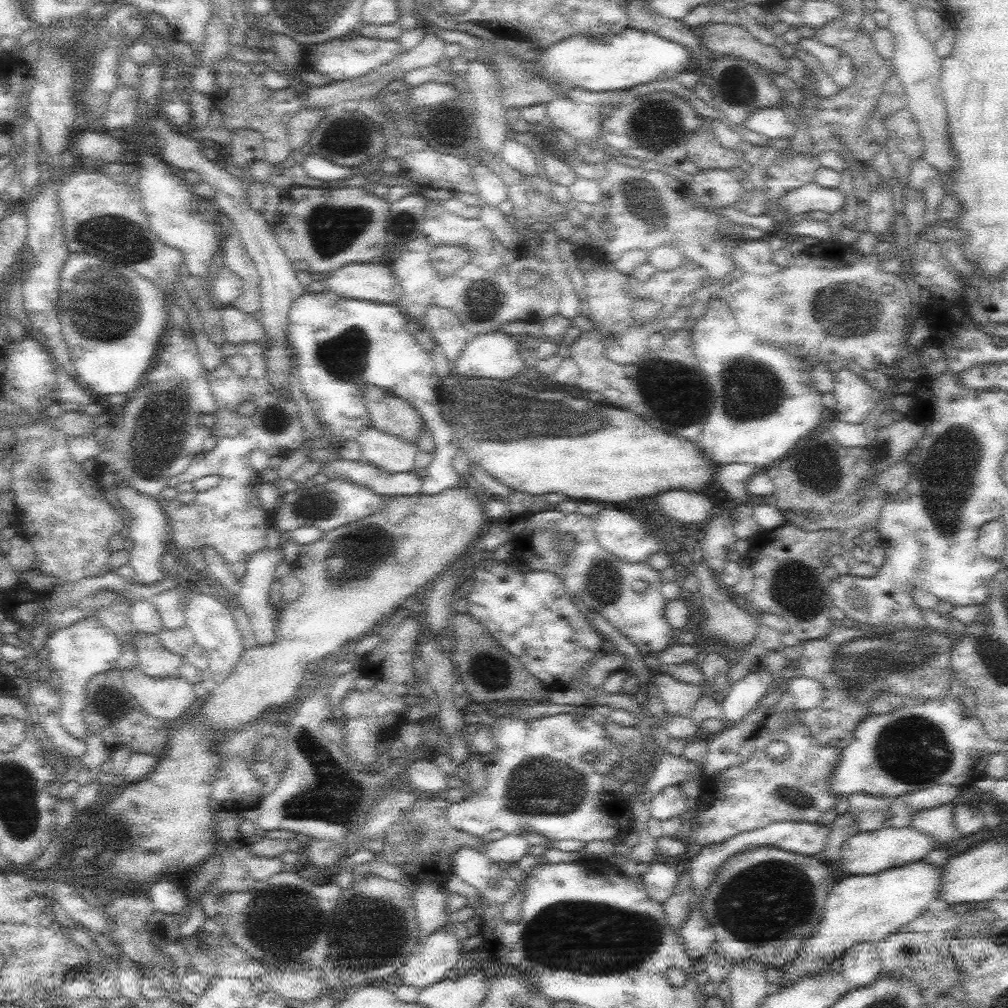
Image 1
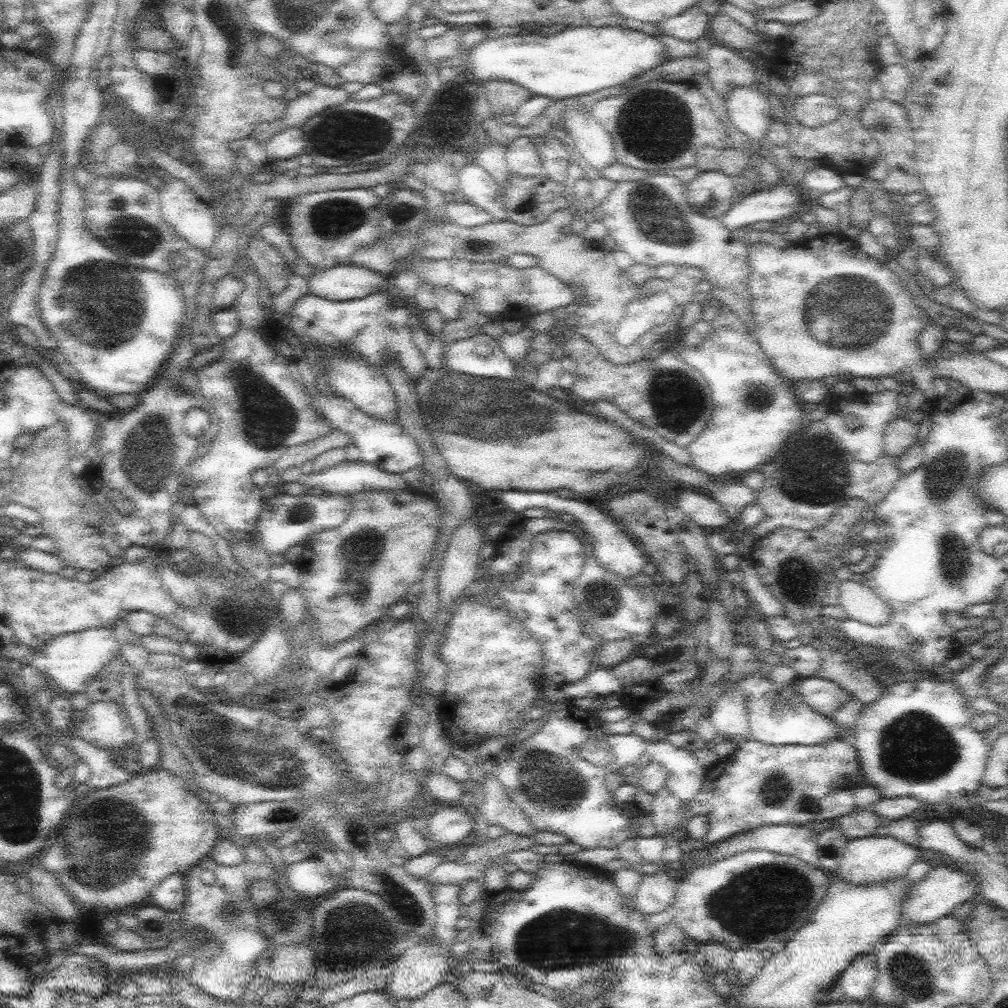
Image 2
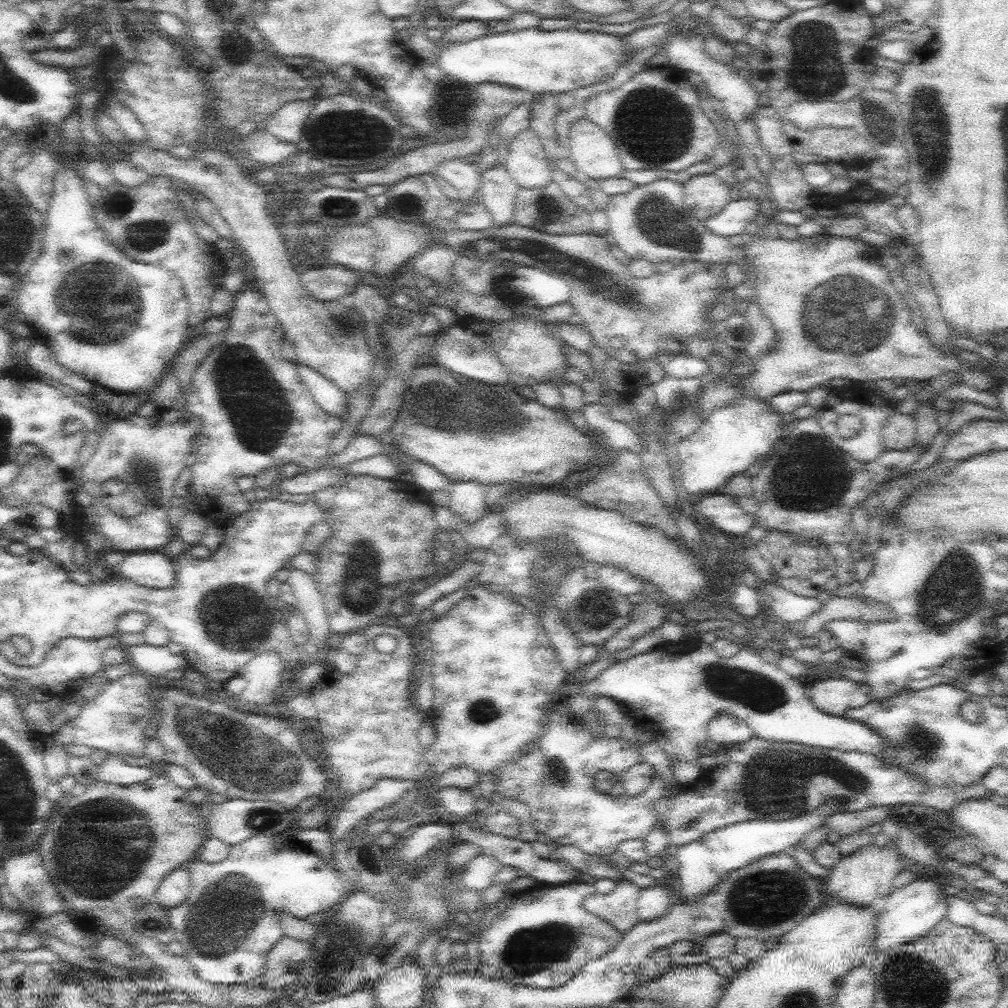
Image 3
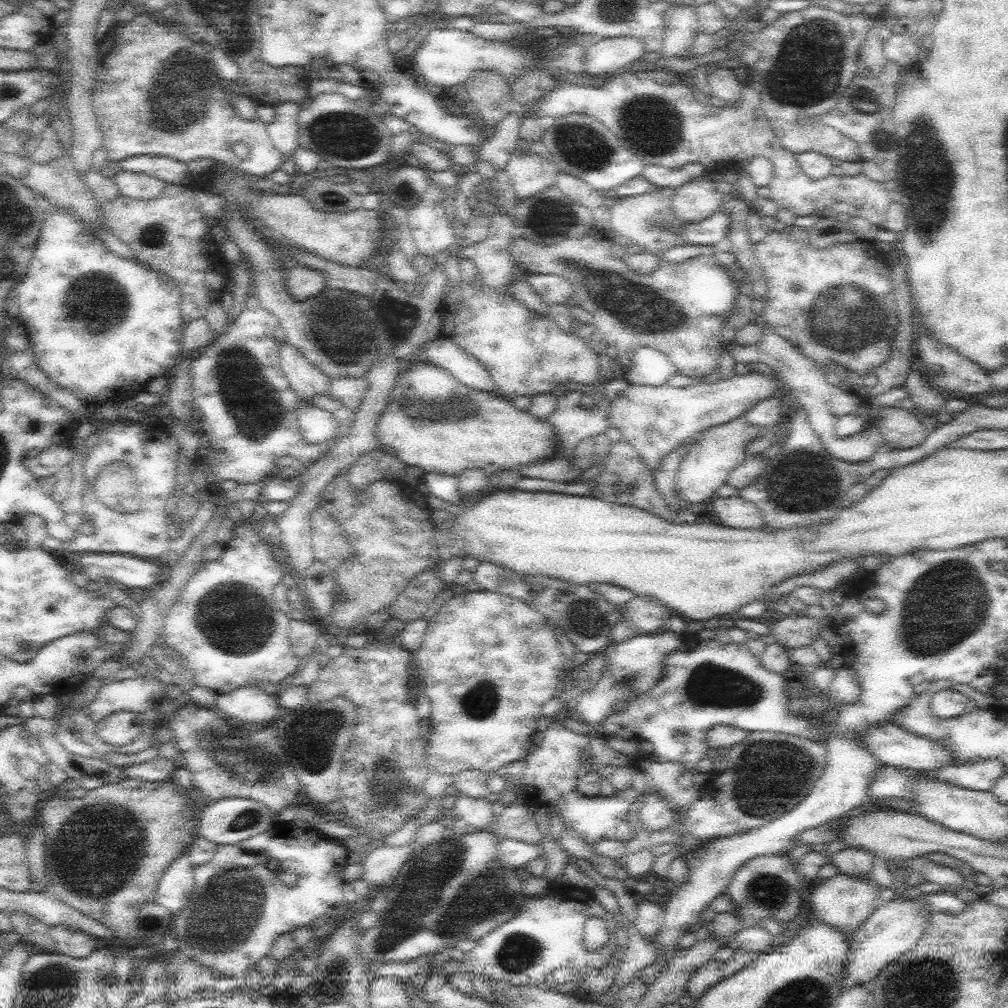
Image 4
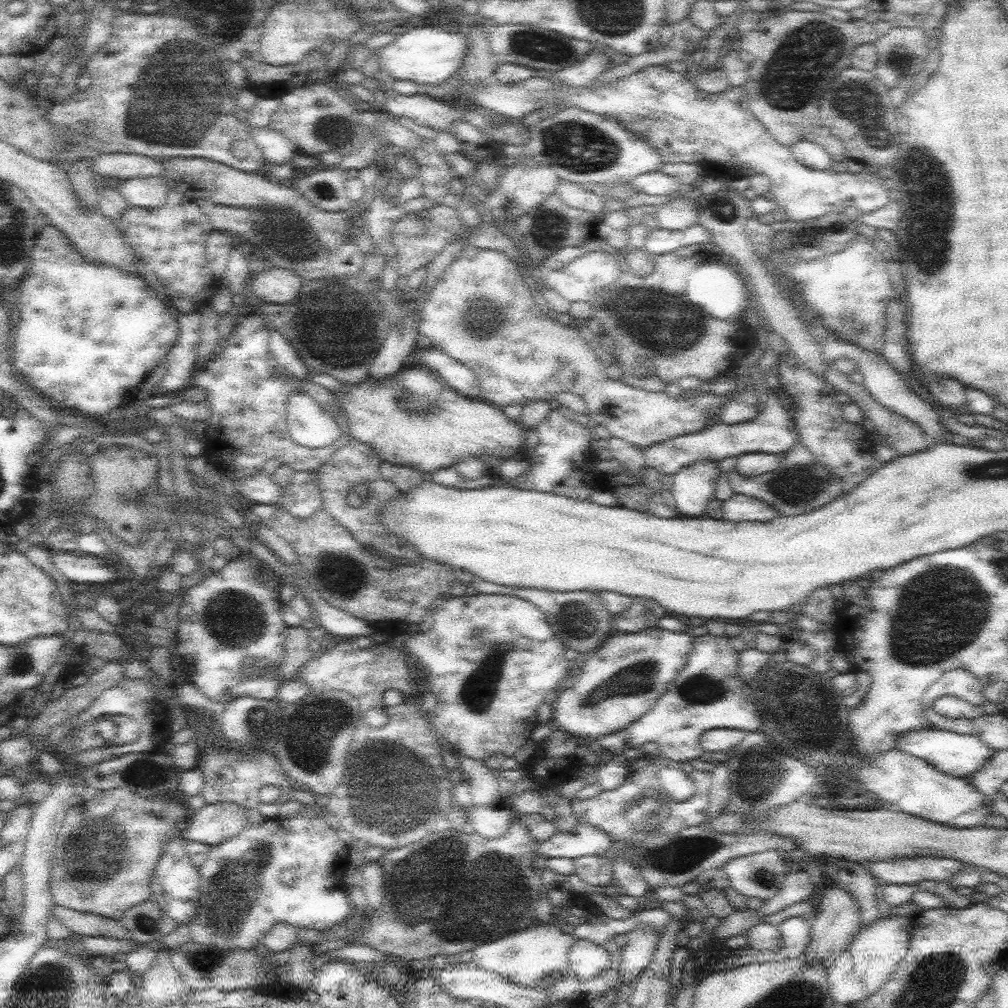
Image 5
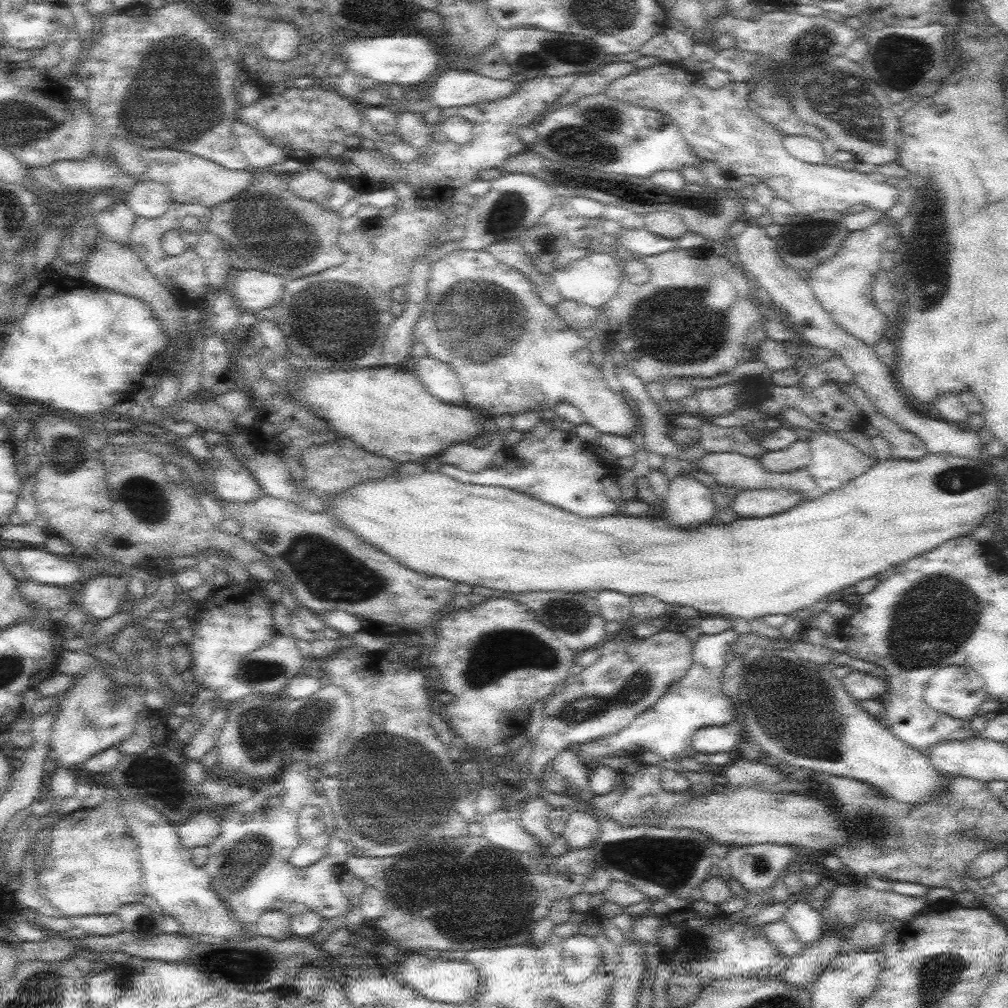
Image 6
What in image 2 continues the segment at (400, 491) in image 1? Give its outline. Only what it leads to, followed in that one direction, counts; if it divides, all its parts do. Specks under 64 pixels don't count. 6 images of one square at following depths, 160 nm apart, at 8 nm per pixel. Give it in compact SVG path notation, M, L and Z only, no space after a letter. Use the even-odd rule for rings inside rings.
M362 459L354 462L343 460L322 472L304 475L300 482L305 490L322 491L333 495L409 488L403 474L388 472Z

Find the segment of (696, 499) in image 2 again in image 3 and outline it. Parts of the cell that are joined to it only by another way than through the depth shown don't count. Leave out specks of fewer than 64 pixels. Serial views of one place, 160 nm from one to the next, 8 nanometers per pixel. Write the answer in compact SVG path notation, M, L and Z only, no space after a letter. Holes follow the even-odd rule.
M721 492L702 498L693 508L702 522L708 520L714 528L724 530L722 534L746 536L756 525L756 516L746 514L735 499Z

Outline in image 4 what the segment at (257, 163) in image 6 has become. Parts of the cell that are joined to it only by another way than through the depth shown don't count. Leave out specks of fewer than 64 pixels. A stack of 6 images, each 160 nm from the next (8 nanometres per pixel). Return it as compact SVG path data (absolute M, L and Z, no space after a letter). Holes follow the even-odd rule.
M304 98L300 103L284 102L276 110L276 119L268 124L268 133L274 146L281 150L285 159L290 159L299 146L298 142L298 112L310 103L310 98Z

